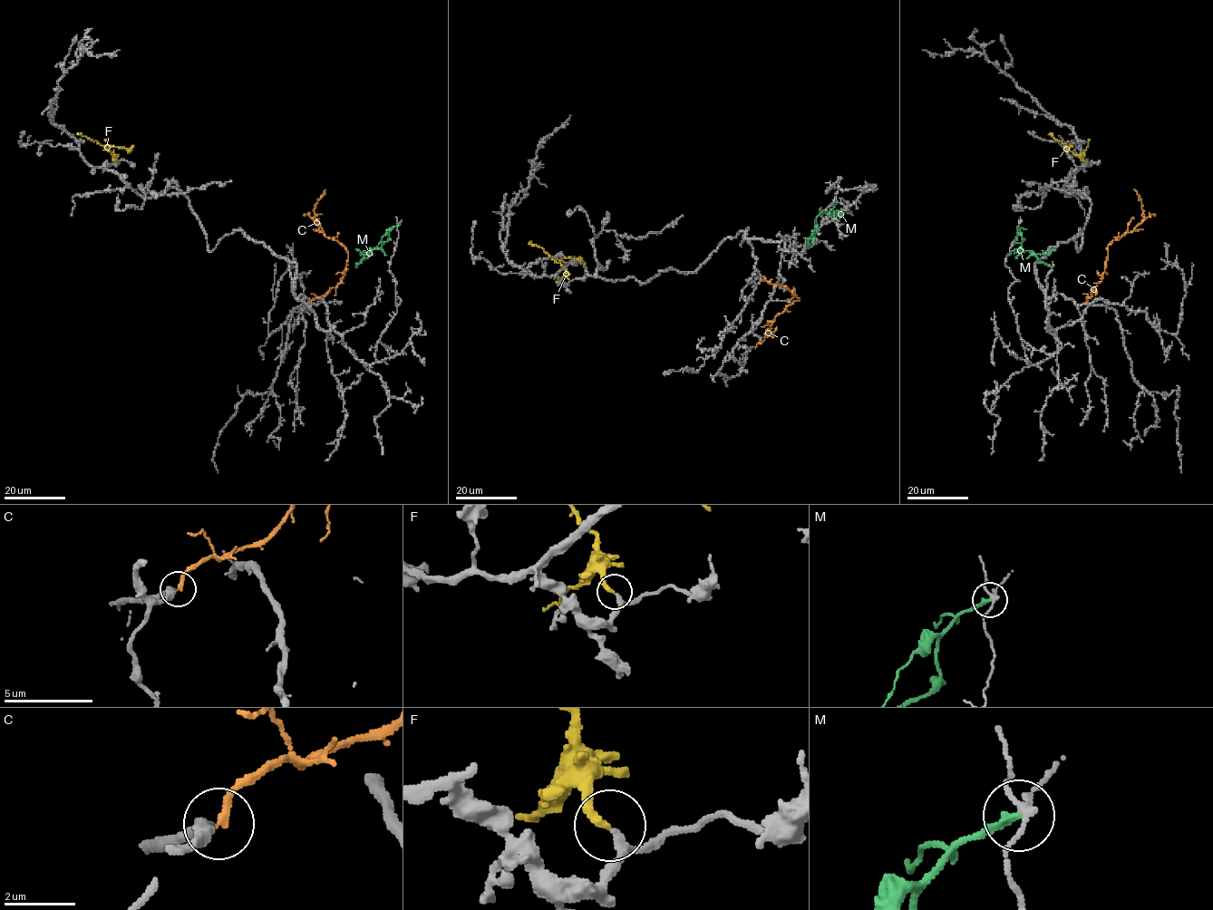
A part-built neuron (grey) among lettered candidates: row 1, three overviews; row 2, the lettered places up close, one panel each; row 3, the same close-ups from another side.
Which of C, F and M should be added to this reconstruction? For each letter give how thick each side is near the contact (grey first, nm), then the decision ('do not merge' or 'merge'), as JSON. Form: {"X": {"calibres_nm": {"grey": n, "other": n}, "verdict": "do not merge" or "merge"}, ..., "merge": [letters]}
{"C": {"calibres_nm": {"grey": 340, "other": 200}, "verdict": "do not merge"}, "F": {"calibres_nm": {"grey": 190, "other": 240}, "verdict": "merge"}, "M": {"calibres_nm": {"grey": 140, "other": 240}, "verdict": "do not merge"}, "merge": ["F"]}

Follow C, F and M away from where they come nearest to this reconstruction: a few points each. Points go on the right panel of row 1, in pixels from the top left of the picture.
C: (1086, 303), (1091, 291), (1101, 282), (1111, 242), (1130, 232), (1141, 221), (1143, 209), (1134, 189)
F: (1086, 160), (1049, 133)
M: (1019, 225), (1022, 252), (1033, 252), (1036, 258), (1052, 267)

